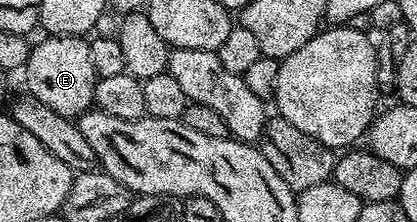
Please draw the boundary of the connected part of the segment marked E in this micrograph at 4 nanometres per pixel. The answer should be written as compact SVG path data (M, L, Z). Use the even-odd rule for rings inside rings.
M45 35L31 45L28 54L26 73L28 72L27 91L38 102L50 106L58 114L69 118L78 118L93 107L96 98L94 62L90 62L90 43L82 36Z

